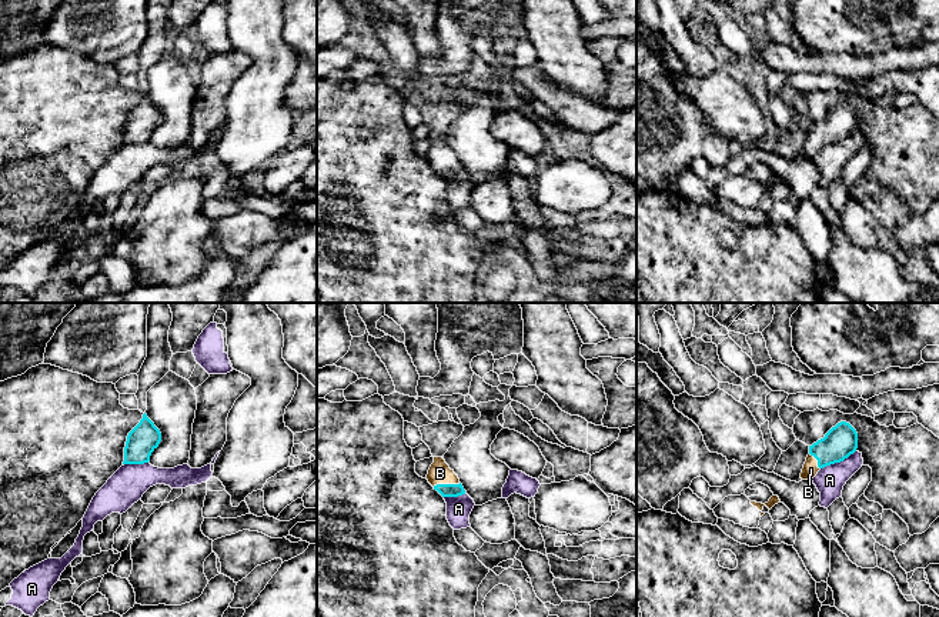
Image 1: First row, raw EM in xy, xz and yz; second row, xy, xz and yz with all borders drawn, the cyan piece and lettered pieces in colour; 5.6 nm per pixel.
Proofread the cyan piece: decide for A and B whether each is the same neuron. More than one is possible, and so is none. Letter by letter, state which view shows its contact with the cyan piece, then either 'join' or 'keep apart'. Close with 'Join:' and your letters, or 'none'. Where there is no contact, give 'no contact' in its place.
A: yz | keep apart
B: xz | join
Join: B

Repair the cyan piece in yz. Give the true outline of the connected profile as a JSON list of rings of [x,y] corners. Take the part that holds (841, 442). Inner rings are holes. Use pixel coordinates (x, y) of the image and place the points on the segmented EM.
[[[846,421],[832,427],[823,438],[809,446],[801,478],[812,480],[826,466],[841,463],[858,448],[858,433]]]

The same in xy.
[[[144,413],[140,423],[127,436],[123,464],[148,463],[151,453],[158,447],[160,441],[160,430]]]

